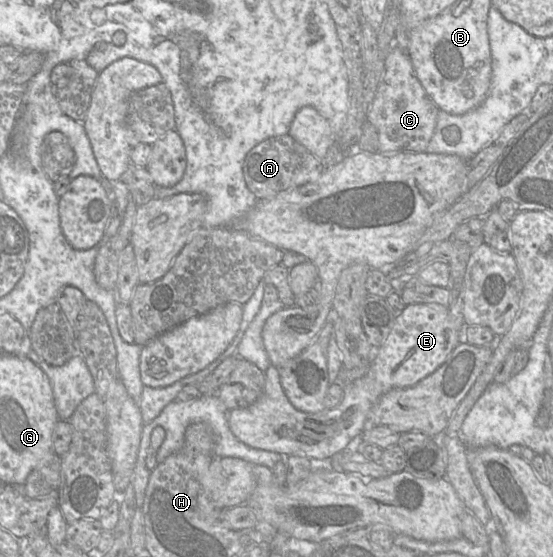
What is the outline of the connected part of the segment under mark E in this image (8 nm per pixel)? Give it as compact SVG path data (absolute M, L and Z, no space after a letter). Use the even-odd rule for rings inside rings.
M414 303L406 305L403 312L394 320L393 326L383 342L374 351L367 373L344 386L344 396L340 404L332 409L317 413L297 410L288 400L281 385L278 368L271 365L265 371L265 386L261 396L245 408L236 408L228 412L228 425L231 432L244 444L266 451L277 452L284 457L290 455L305 456L309 459L329 459L344 450L356 437L369 426L370 412L378 399L393 388L411 387L433 373L447 359L454 348L462 341L462 329L457 329L448 307L440 304Z

